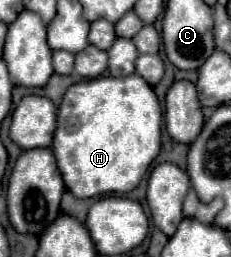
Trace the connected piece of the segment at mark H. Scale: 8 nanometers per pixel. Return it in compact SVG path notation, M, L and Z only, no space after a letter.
M137 73L117 79L103 75L97 79L75 83L63 95L59 113L57 113L57 131L53 141L53 153L57 157L59 171L63 175L65 187L81 199L89 199L101 193L129 193L133 191L143 175L147 173L151 161L159 155L161 149L161 105L159 99L147 81Z

